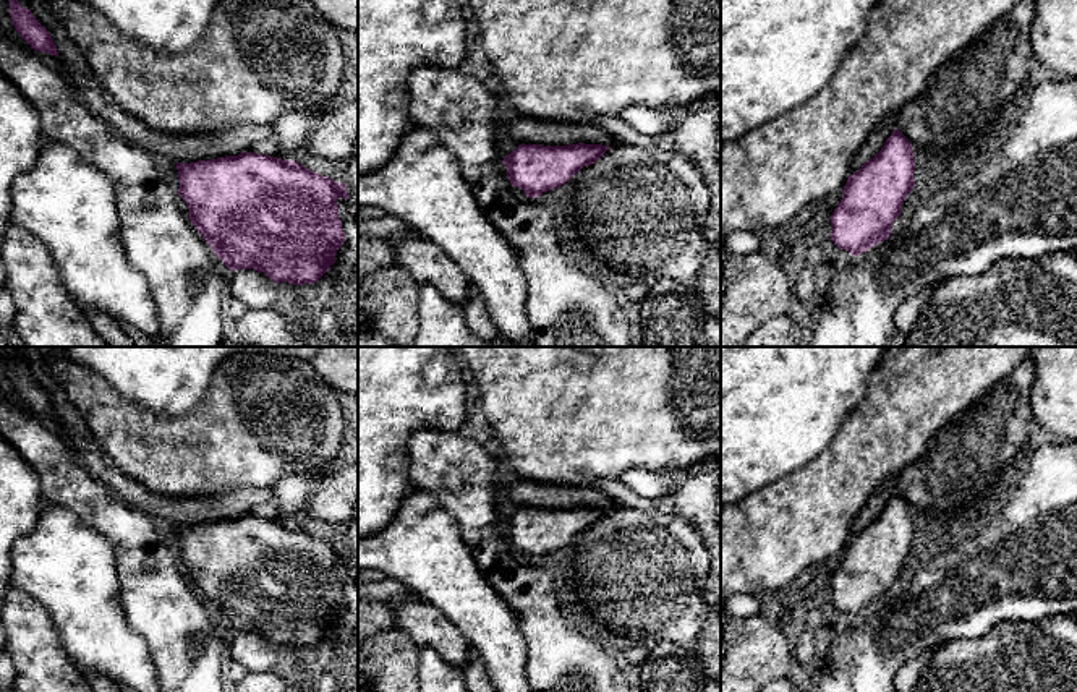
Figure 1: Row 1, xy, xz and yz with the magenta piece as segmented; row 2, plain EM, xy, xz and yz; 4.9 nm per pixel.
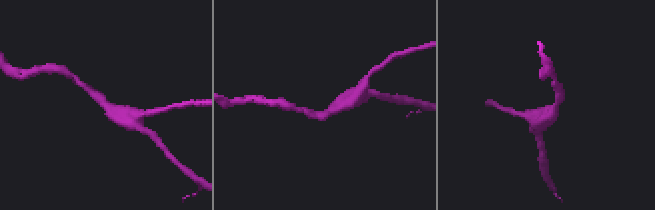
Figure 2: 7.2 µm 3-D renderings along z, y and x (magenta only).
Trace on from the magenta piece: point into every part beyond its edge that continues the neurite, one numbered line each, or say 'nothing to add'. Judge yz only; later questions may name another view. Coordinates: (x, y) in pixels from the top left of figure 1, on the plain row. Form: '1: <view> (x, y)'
nothing to add

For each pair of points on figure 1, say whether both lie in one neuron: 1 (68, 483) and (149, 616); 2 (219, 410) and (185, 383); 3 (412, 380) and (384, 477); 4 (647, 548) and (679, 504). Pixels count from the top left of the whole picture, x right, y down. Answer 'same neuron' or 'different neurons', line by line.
1: same neuron
2: different neurons
3: same neuron
4: different neurons

